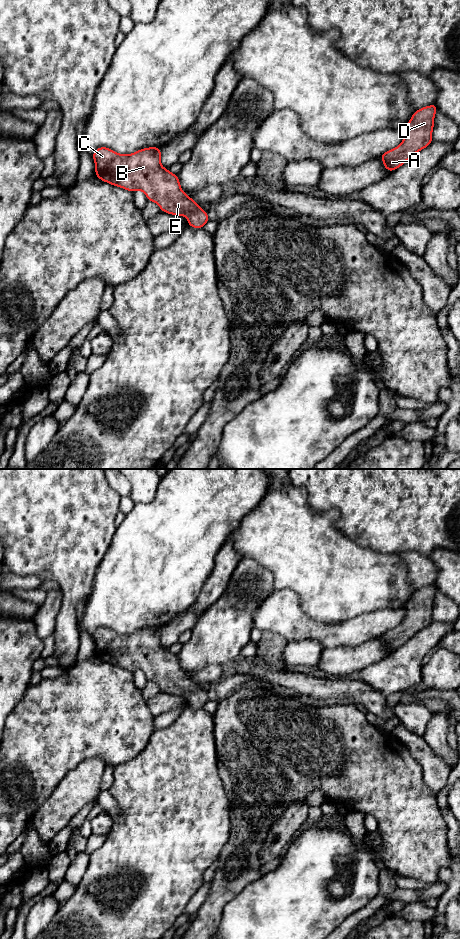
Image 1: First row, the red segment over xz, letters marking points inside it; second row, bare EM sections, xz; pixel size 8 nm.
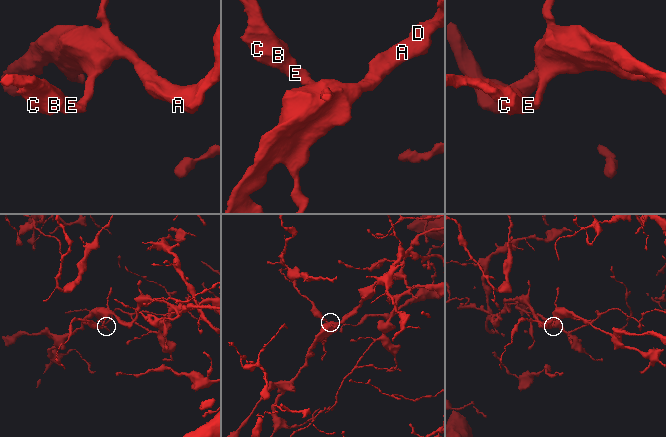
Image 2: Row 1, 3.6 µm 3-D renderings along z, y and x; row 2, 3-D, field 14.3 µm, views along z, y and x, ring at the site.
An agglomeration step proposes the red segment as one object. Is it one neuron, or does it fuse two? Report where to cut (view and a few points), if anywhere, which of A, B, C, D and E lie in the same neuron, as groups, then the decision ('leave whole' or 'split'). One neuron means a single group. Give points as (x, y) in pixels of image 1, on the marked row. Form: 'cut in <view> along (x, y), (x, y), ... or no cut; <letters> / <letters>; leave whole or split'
no cut; A B C D E; leave whole

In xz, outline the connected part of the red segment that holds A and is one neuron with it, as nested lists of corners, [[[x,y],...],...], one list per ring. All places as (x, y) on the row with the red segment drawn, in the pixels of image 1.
[[[436,104],[416,110],[405,126],[405,136],[395,148],[384,152],[379,158],[387,171],[393,172],[401,167],[420,150],[428,147],[432,142]]]

